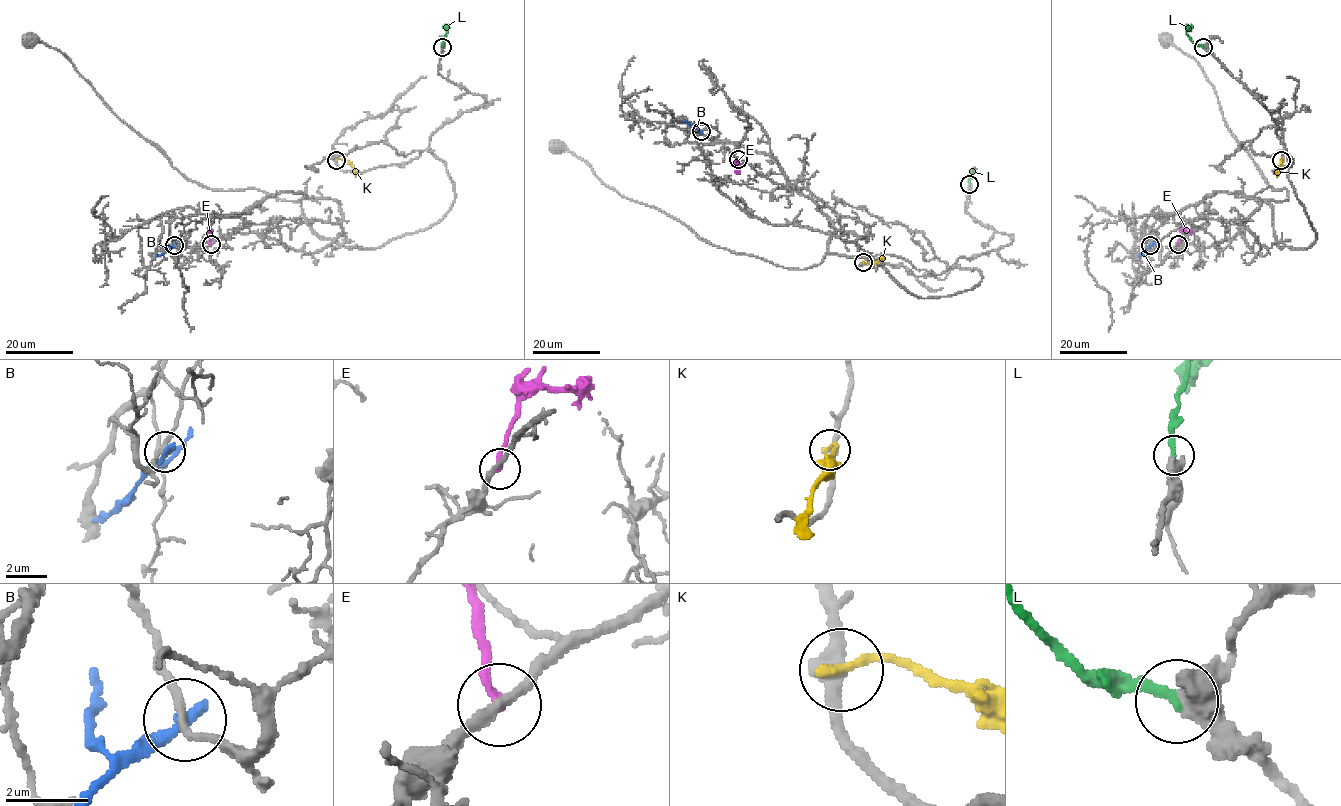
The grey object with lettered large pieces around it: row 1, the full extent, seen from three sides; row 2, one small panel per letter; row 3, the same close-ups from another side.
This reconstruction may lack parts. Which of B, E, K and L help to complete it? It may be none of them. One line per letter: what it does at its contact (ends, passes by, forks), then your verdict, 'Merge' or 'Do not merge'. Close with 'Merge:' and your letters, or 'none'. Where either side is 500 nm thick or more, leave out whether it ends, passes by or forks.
B: It ends there. Do not merge
E: It ends there. Do not merge
K: It ends there. Do not merge
L: It ends there. Merge
Merge: L

